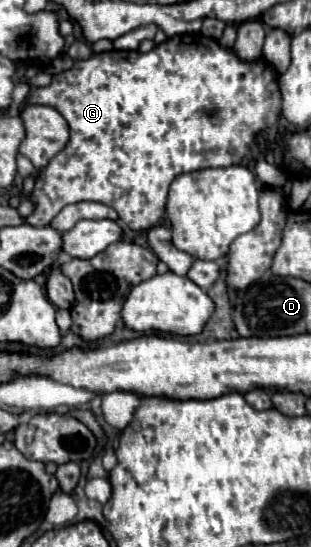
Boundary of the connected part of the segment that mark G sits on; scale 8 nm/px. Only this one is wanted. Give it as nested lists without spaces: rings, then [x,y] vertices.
[[[176,35],[170,37],[168,41],[164,41],[162,45],[156,45],[152,51],[148,53],[140,53],[140,51],[106,51],[106,53],[96,53],[88,59],[78,59],[74,61],[74,67],[68,71],[62,71],[58,75],[52,77],[52,83],[48,87],[38,87],[38,89],[30,89],[28,95],[28,103],[40,103],[40,105],[50,105],[54,107],[64,119],[68,119],[70,125],[70,141],[68,141],[68,149],[64,147],[56,157],[52,157],[48,161],[48,165],[44,169],[38,171],[36,177],[36,187],[30,193],[30,201],[34,201],[34,211],[30,217],[26,217],[28,225],[34,227],[48,227],[52,217],[68,203],[78,203],[78,201],[98,201],[104,205],[110,205],[120,221],[124,221],[130,229],[134,231],[142,231],[142,229],[150,229],[156,225],[156,221],[164,215],[164,205],[166,205],[166,197],[168,197],[168,187],[172,183],[174,177],[178,177],[180,173],[190,173],[190,171],[198,171],[198,169],[208,169],[208,167],[230,167],[242,161],[242,157],[248,153],[248,147],[252,143],[252,135],[264,127],[270,127],[272,123],[276,123],[278,115],[280,115],[280,89],[278,89],[278,73],[274,71],[274,67],[270,67],[264,59],[258,59],[254,63],[244,63],[240,61],[230,49],[224,49],[218,45],[218,41],[208,39],[204,35]]]

